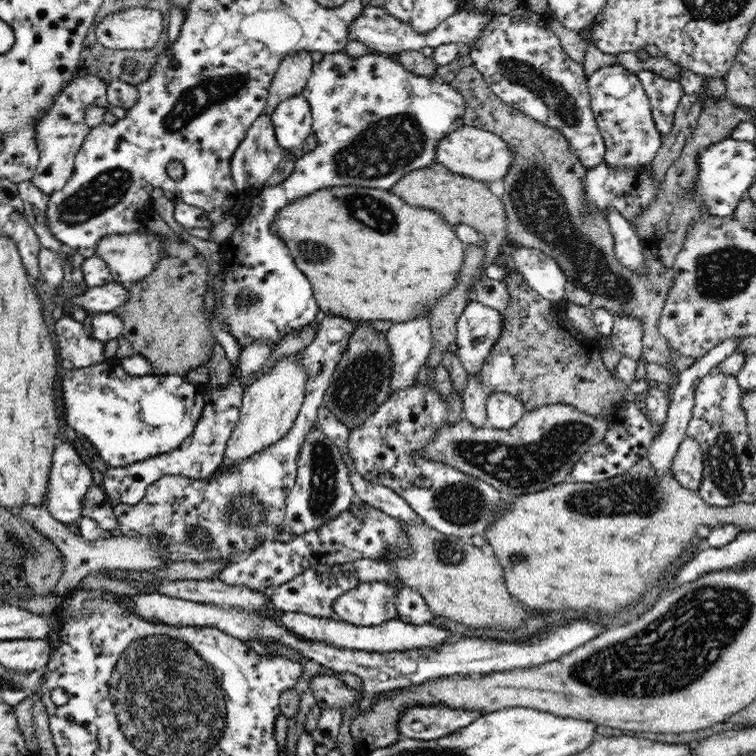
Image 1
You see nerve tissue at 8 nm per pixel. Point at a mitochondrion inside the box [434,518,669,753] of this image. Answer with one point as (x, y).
(519, 557)

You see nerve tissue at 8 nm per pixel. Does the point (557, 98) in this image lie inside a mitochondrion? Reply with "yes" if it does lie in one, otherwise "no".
yes

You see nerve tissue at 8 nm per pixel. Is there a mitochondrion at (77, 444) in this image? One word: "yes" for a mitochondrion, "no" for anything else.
no

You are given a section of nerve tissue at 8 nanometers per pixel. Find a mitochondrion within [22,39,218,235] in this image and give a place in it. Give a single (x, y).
(82, 206)

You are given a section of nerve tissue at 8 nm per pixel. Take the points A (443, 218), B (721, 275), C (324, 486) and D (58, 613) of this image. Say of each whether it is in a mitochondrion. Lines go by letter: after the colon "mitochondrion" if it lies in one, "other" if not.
A: other
B: mitochondrion
C: mitochondrion
D: other

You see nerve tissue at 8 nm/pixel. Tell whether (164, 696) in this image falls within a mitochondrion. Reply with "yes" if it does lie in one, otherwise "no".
yes

